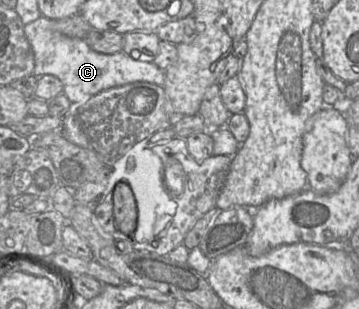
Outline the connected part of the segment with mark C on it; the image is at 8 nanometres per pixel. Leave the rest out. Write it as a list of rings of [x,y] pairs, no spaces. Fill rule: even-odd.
[[[41,16],[24,25],[24,33],[34,54],[33,75],[53,75],[63,84],[63,94],[73,105],[73,112],[96,94],[135,82],[149,82],[164,88],[165,73],[154,62],[133,59],[123,51],[103,54],[94,51],[85,39],[68,37],[52,28],[52,20]]]

